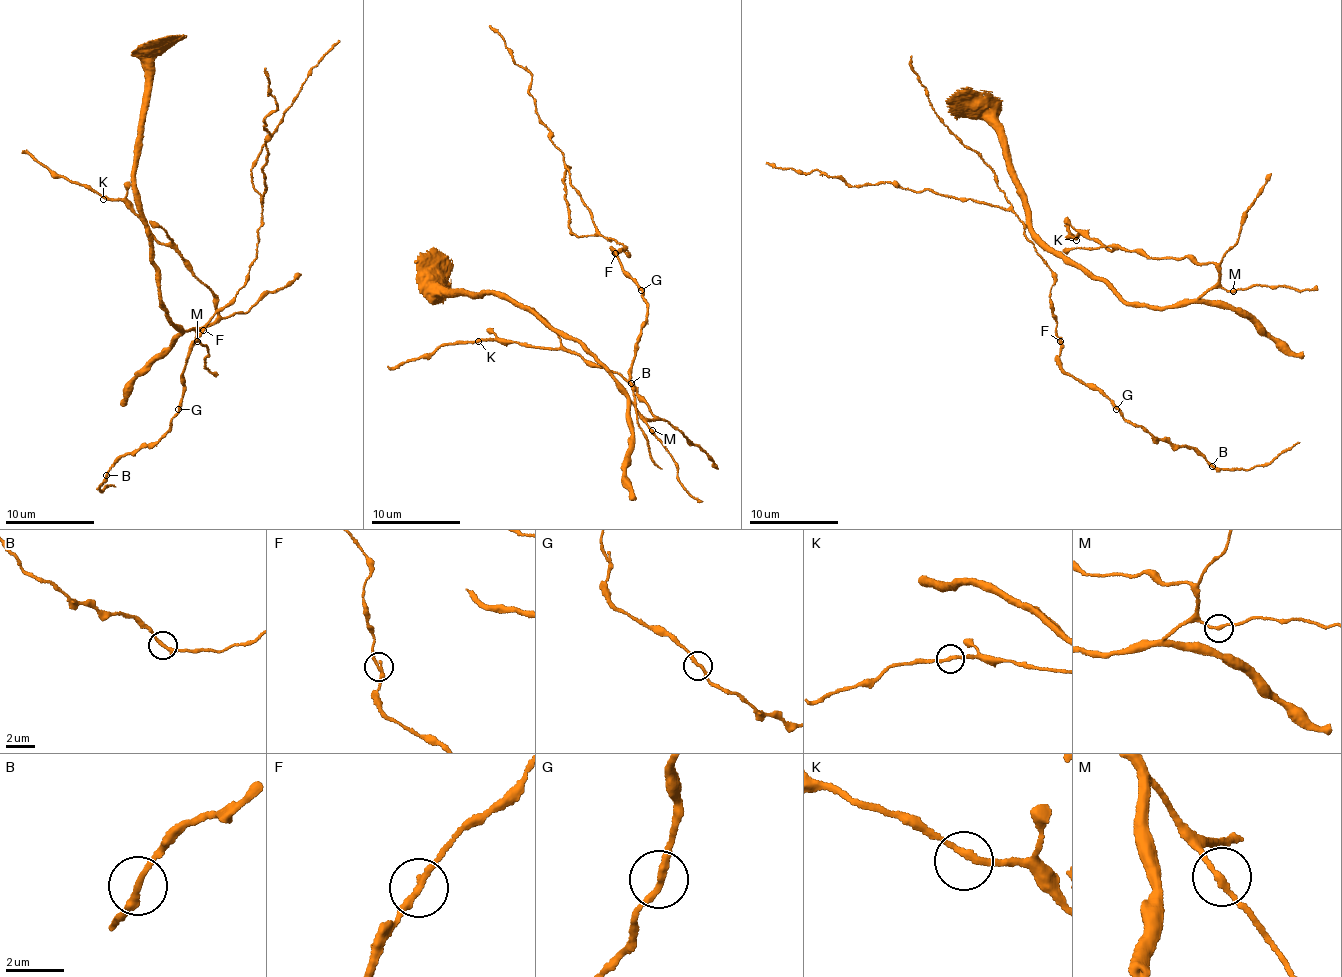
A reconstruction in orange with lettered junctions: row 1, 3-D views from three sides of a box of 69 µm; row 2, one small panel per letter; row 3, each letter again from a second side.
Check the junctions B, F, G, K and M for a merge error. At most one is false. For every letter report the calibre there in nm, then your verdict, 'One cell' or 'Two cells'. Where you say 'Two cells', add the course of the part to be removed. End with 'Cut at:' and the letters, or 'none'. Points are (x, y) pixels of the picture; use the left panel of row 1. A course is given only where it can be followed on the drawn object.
B: Thickness 220 nm. One cell
F: Thickness 240 nm. One cell
G: Thickness 240 nm. One cell
K: Thickness 240 nm. One cell
M: Thickness 200 nm. One cell
Cut at: none

